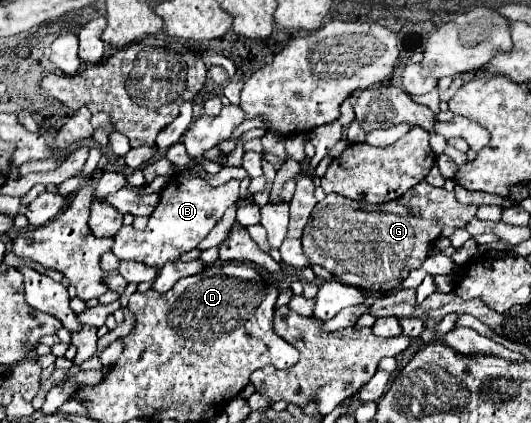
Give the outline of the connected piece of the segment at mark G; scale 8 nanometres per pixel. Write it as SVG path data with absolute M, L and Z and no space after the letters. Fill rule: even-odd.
M417 184L405 196L387 204L363 204L349 200L341 194L327 194L321 200L303 230L303 248L311 264L327 268L339 282L361 288L367 296L399 286L411 270L419 268L429 252L435 248L437 238L445 226L463 228L477 212L475 204L459 204L453 192L445 188ZM355 260L361 262L355 274Z

